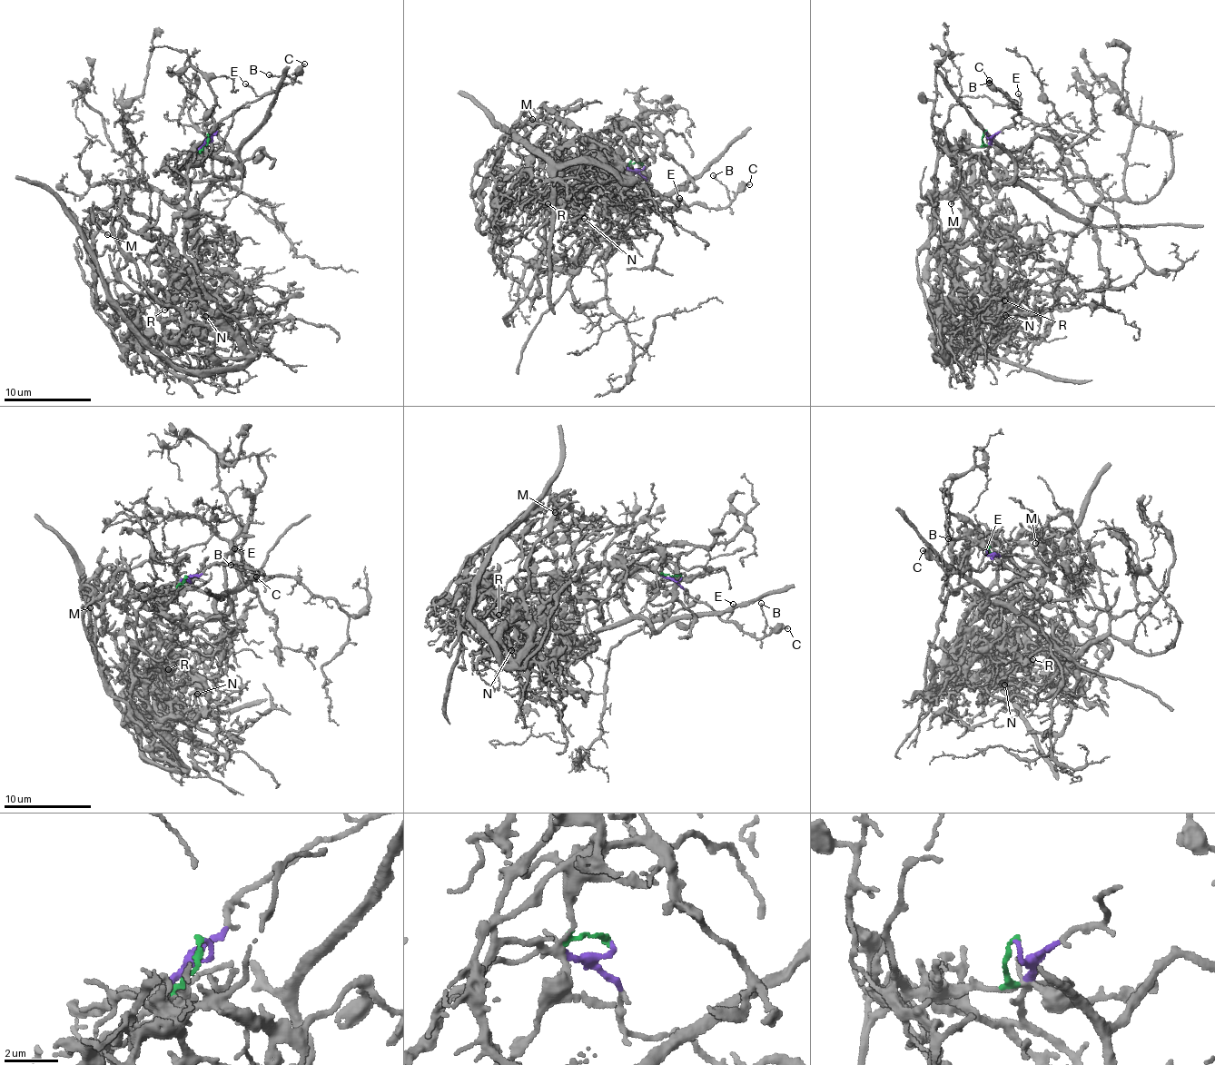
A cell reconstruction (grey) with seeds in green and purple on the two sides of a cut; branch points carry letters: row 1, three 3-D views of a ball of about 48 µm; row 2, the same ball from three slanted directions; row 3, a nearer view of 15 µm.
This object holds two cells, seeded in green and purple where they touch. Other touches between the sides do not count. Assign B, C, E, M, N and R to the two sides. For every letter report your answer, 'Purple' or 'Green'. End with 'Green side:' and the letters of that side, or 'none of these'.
B: Purple
C: Purple
E: Purple
M: Green
N: Green
R: Green
Green side: M, N, R

